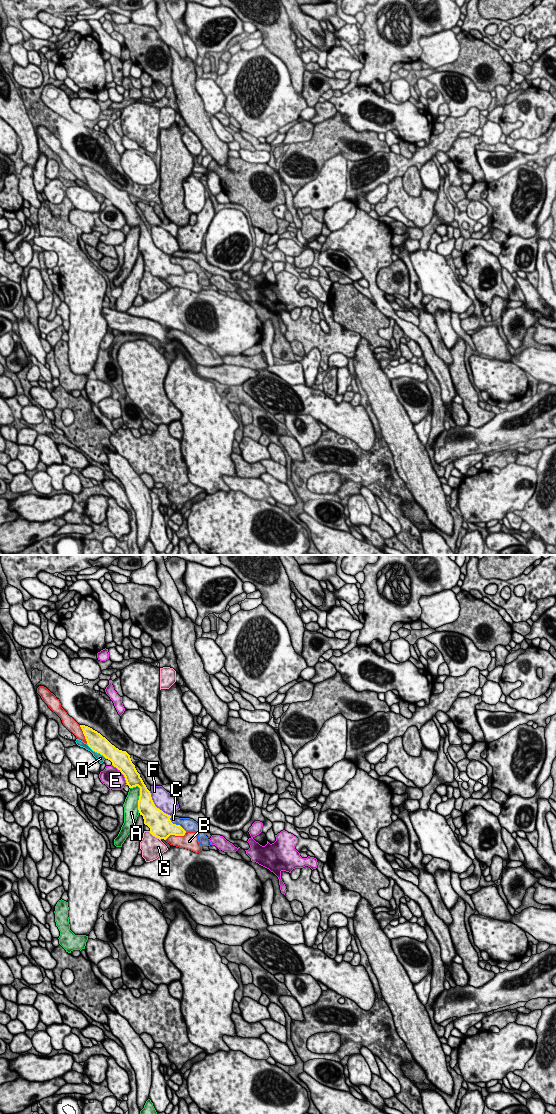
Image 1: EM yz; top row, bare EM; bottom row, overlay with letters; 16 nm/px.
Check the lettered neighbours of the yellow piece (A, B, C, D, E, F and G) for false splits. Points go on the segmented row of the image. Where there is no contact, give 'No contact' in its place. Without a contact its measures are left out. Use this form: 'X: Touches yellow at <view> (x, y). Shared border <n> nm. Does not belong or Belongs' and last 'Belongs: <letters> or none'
A: Touches yellow at yz (139, 799). Shared border 460 nm. Does not belong
B: Touches yellow at yz (175, 835). Shared border 380 nm. Does not belong
C: Touches yellow at yz (175, 824). Shared border 360 nm. Does not belong
D: Touches yellow at yz (96, 751). Shared border 400 nm. Does not belong
E: Touches yellow at yz (122, 773). Shared border 400 nm. Does not belong
F: Touches yellow at yz (155, 806). Shared border 550 nm. Does not belong
G: Touches yellow at yz (155, 836). Shared border 240 nm. Does not belong
Belongs: none

